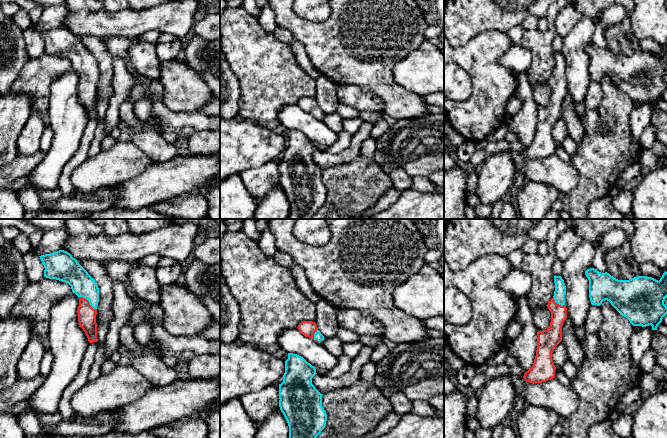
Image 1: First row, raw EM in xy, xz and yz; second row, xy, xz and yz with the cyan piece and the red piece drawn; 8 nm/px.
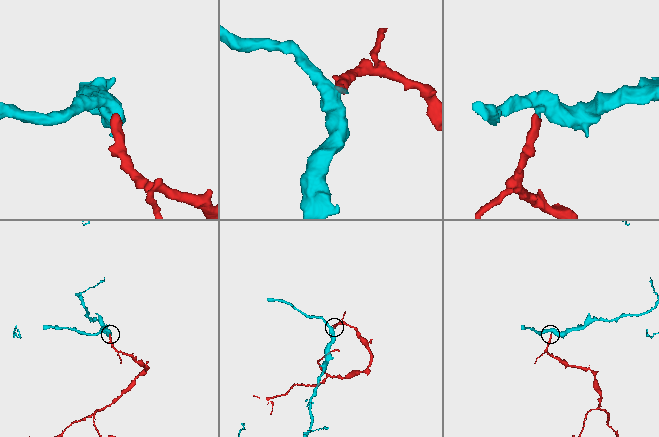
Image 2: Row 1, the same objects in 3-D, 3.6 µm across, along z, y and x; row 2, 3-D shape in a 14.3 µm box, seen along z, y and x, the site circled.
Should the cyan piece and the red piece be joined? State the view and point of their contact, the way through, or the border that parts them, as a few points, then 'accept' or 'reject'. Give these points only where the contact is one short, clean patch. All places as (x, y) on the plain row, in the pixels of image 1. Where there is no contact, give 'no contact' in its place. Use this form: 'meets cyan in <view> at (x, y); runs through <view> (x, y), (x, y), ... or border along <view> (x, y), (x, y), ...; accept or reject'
meets cyan in xy at (89, 78); runs through xy (82, 60), (88, 68), (89, 78), (86, 90); accept

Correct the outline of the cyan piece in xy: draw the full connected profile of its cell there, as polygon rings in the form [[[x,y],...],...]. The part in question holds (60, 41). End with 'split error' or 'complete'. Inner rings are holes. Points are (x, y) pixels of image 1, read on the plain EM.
[[[59,26],[39,33],[45,44],[44,53],[68,59],[72,68],[79,73],[79,101],[89,119],[97,118],[99,64],[95,56],[67,27]]]; split error

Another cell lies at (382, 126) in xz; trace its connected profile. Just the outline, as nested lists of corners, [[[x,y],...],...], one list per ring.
[[[380,112],[378,113],[381,115],[381,118],[379,119],[378,123],[373,126],[371,130],[371,136],[370,136],[375,140],[379,138],[381,135],[383,135],[384,133],[386,133],[390,127],[390,125],[383,117],[384,113],[380,113]]]

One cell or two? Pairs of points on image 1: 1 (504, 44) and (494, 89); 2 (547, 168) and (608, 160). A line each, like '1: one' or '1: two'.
1: one
2: two

